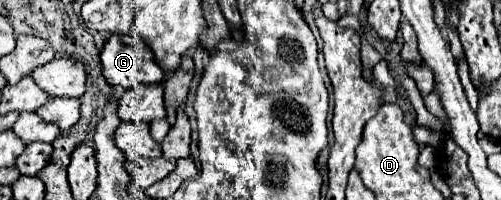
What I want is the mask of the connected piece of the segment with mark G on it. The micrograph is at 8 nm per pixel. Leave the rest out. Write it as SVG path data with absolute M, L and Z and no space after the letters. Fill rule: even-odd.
M113 34L105 42L105 48L101 52L103 76L105 76L107 84L121 86L125 90L139 86L139 84L161 84L165 80L165 72L163 72L163 68L159 68L159 64L155 64L155 56L151 56L151 52L149 52L149 58L145 60L145 52L147 52L147 46L137 36Z

